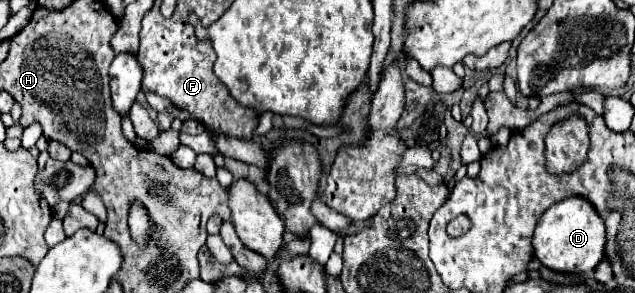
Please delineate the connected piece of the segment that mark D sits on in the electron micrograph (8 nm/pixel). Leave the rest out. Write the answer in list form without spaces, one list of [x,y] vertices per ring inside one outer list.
[[[568,197],[552,207],[548,207],[532,235],[534,257],[548,269],[558,273],[590,273],[604,259],[606,229],[602,219],[594,213],[594,207],[580,197]]]

